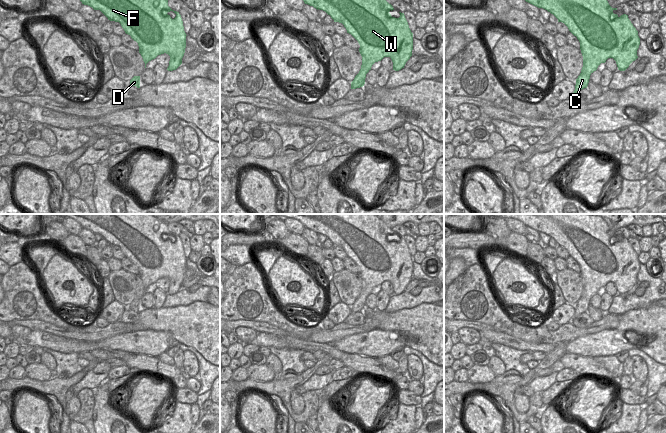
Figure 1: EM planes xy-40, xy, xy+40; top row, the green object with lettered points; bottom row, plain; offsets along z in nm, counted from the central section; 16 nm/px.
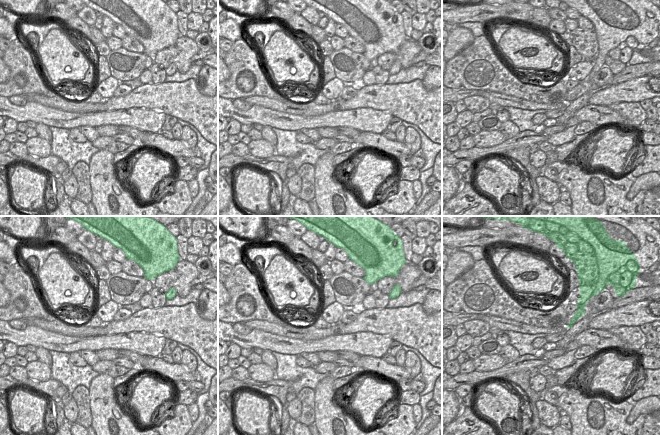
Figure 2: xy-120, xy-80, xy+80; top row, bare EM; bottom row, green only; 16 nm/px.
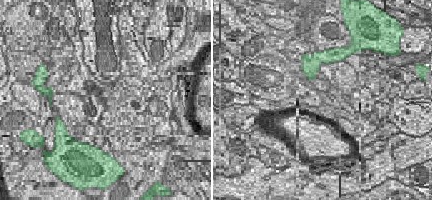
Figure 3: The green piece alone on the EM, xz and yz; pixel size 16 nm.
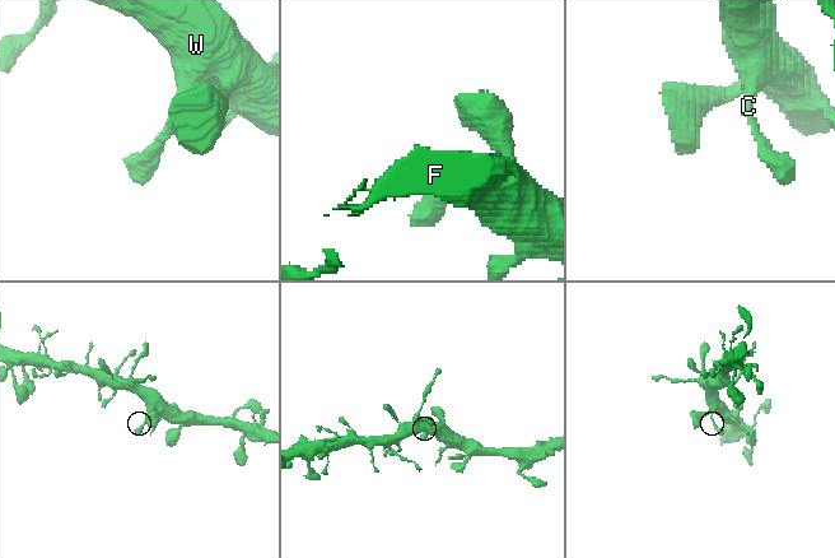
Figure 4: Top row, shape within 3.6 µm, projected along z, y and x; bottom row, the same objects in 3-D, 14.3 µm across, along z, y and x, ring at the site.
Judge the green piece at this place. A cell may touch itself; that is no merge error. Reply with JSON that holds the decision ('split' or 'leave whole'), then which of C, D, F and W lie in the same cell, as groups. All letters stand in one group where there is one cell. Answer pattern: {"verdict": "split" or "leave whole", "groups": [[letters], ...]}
{"verdict": "leave whole", "groups": [["C", "D", "F", "W"]]}

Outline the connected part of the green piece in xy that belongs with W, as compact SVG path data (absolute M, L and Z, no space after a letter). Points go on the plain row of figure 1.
M269 214L280 217L293 218L300 221L305 228L313 230L317 234L323 234L334 246L344 249L347 257L351 258L359 267L359 276L362 280L362 289L359 297L351 306L351 313L363 311L366 298L371 294L375 286L384 281L390 281L393 286L393 294L404 292L406 286L412 280L413 257L411 256L404 237L399 242L392 241L389 237L394 234L375 214Z

